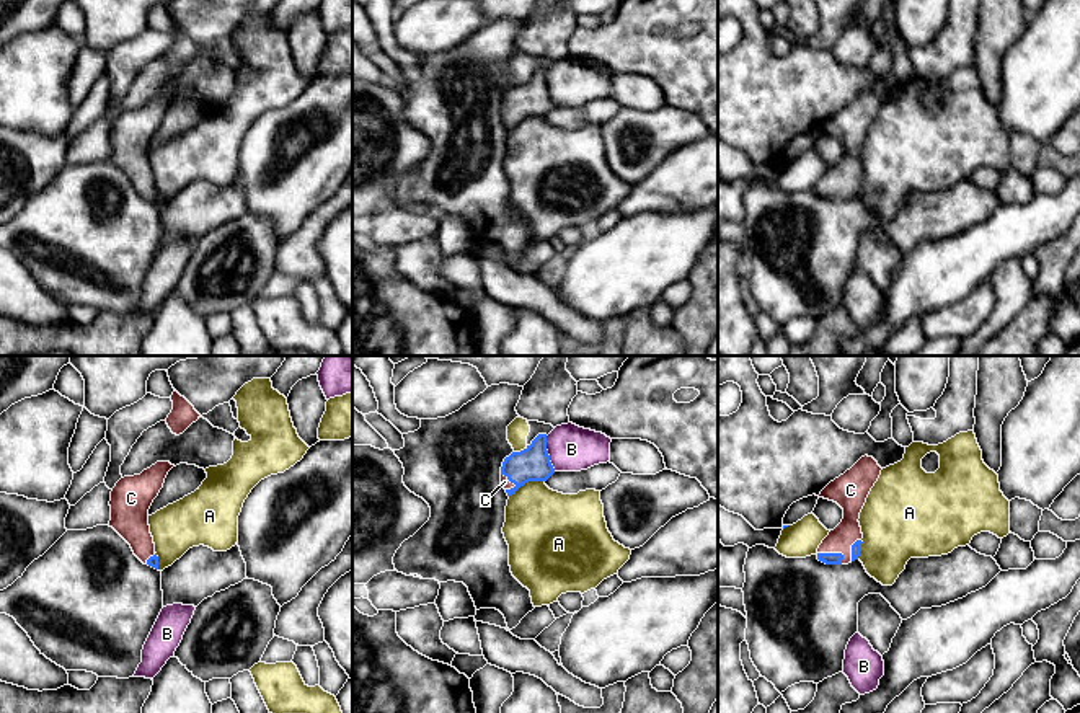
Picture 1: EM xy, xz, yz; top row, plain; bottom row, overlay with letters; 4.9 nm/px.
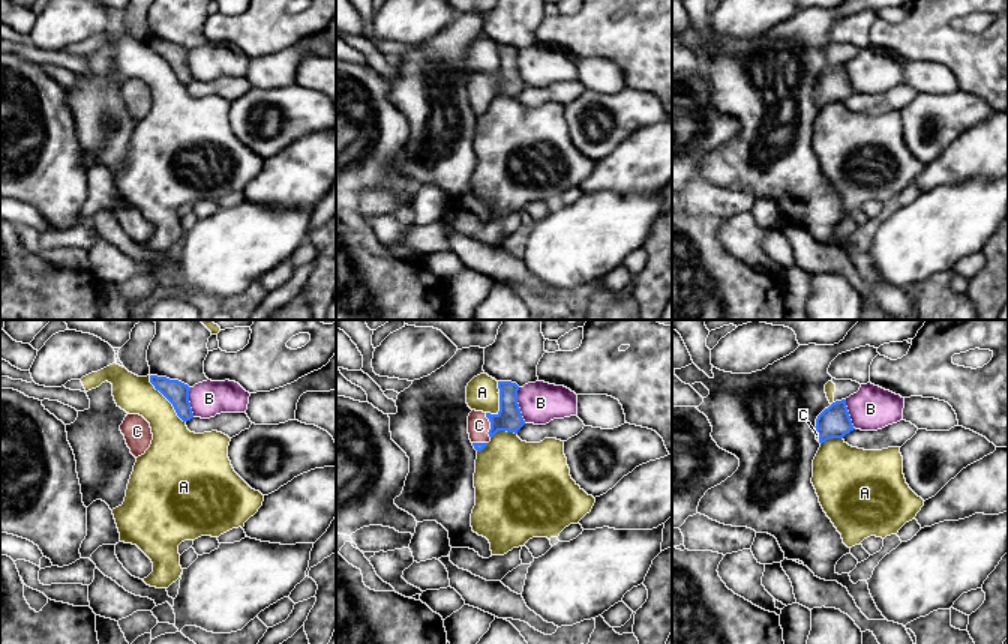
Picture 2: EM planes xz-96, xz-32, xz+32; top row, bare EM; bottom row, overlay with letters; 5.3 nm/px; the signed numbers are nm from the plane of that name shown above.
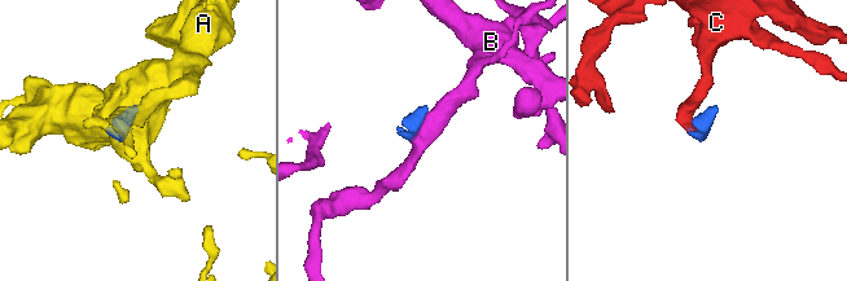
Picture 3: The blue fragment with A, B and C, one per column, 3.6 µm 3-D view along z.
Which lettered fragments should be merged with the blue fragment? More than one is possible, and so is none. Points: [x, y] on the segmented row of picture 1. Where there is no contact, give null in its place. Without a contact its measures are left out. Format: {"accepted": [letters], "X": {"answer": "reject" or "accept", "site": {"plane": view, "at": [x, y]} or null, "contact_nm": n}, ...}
{"accepted": ["C"], "A": {"answer": "reject", "site": {"plane": "xz", "at": [526, 482]}, "contact_nm": 190}, "B": {"answer": "reject", "site": {"plane": "xz", "at": [547, 454]}, "contact_nm": 180}, "C": {"answer": "accept", "site": {"plane": "yz", "at": [834, 553]}, "contact_nm": 140}}

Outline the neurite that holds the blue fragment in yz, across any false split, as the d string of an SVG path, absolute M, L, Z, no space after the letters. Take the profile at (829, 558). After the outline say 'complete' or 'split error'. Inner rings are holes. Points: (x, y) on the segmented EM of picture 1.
M865 455L821 491L819 498L834 501L843 509L843 519L819 545L819 561L848 565L858 560L863 543L860 512L881 470L873 457Z; split error

